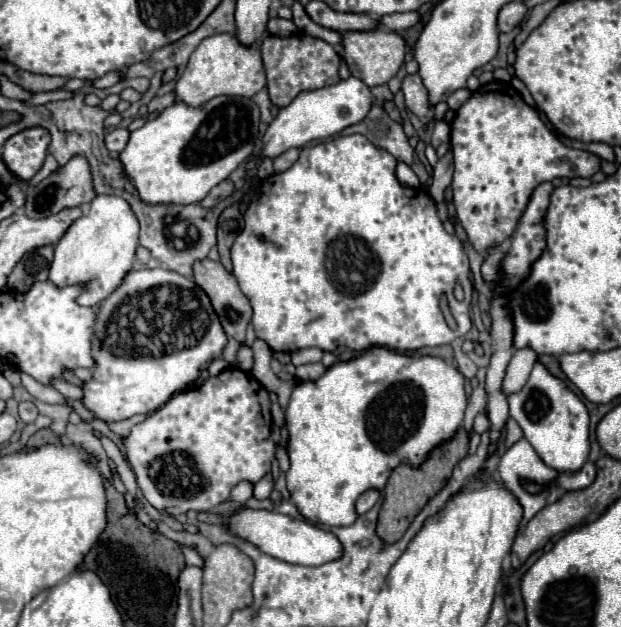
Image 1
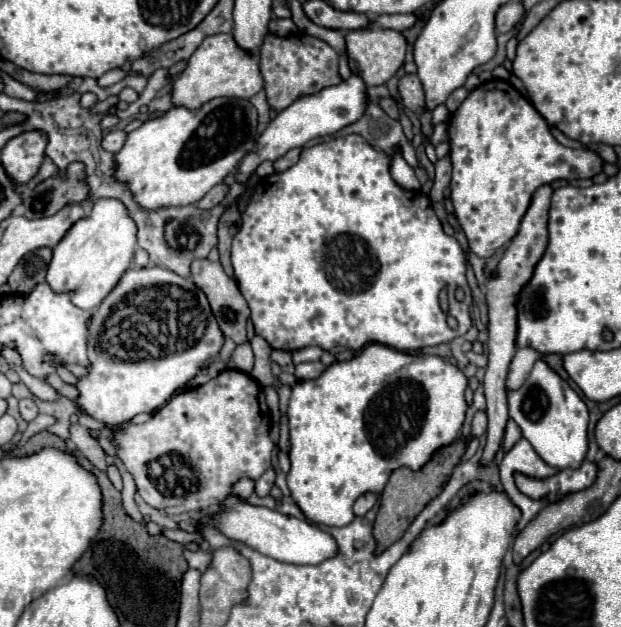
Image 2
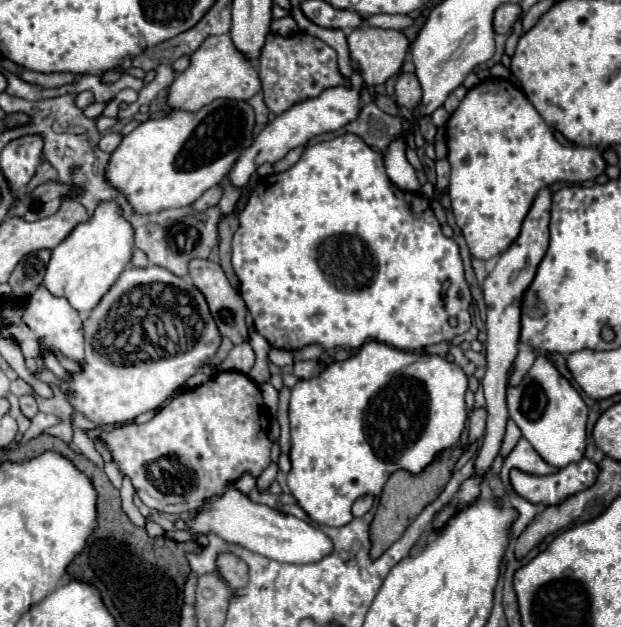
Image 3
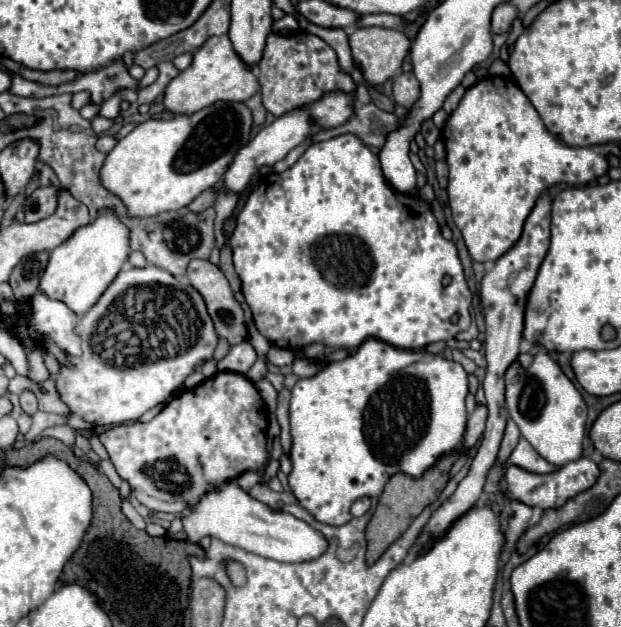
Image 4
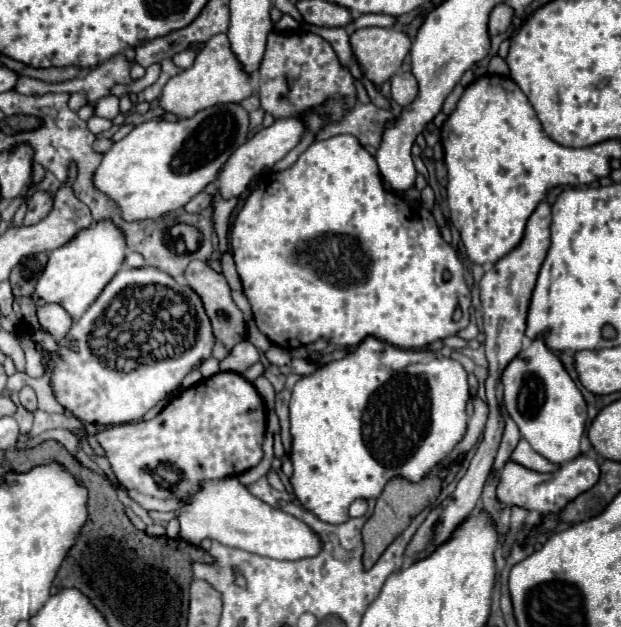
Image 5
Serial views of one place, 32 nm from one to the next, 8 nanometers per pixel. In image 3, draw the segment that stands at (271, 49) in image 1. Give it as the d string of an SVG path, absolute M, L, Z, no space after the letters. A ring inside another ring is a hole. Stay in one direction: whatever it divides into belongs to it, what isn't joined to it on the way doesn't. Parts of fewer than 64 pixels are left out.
M298 32L292 36L268 34L258 60L258 74L262 82L264 104L276 116L304 100L320 96L328 88L336 88L336 86L350 88L350 80L344 78L338 70L336 52L320 38L310 36L306 32Z

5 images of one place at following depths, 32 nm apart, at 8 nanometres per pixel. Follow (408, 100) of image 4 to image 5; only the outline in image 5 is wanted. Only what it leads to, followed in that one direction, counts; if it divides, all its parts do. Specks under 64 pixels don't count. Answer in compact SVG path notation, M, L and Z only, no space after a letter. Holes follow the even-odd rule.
M404 72L404 74L394 74L390 78L390 92L392 92L392 98L400 104L400 106L408 106L416 94L418 94L418 84L416 84L416 78L410 74L410 72Z

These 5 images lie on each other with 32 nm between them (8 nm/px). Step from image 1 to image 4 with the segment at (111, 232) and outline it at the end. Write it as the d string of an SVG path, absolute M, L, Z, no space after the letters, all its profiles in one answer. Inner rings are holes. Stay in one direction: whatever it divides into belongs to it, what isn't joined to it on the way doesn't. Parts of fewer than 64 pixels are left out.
M102 212L88 226L78 228L64 244L50 252L48 266L40 278L38 292L50 300L64 302L76 316L86 314L92 304L102 296L108 284L122 270L130 254L128 246L128 228L112 216L112 212Z

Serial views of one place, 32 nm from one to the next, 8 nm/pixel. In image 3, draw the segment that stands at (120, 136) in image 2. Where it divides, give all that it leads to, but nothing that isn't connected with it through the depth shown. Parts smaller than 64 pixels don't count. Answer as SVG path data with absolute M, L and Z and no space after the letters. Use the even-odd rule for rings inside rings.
M104 134L102 138L100 138L100 142L98 142L98 148L100 150L104 150L104 152L112 152L118 144L120 144L120 140L122 140L122 136L120 134Z

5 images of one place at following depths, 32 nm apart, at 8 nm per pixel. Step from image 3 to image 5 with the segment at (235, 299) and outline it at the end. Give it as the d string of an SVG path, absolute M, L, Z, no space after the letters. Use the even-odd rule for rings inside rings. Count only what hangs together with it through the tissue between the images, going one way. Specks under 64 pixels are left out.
M194 260L186 272L184 272L184 278L188 282L188 286L200 296L202 304L204 304L204 310L212 322L212 332L214 332L214 338L218 342L224 344L224 348L228 352L232 352L232 348L244 340L246 336L246 328L244 328L244 318L242 318L242 312L238 310L238 306L232 302L230 298L230 286L226 284L226 278L222 274L216 274L214 270L210 270L206 266L206 262L200 262L200 260Z

